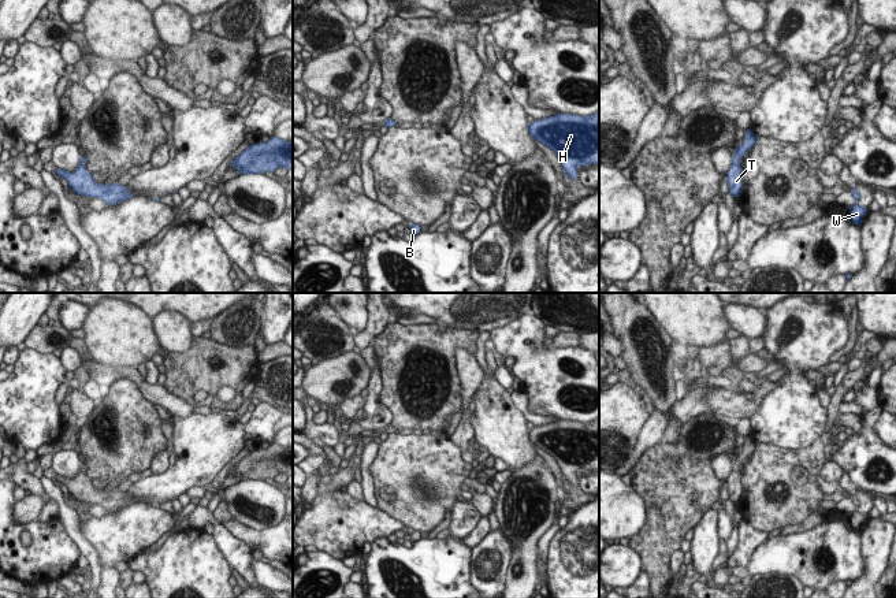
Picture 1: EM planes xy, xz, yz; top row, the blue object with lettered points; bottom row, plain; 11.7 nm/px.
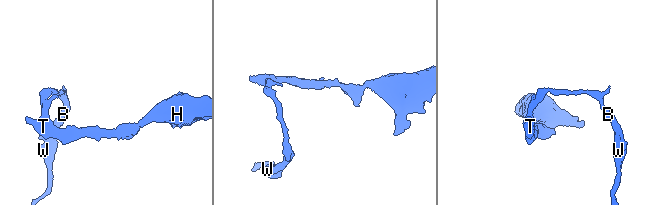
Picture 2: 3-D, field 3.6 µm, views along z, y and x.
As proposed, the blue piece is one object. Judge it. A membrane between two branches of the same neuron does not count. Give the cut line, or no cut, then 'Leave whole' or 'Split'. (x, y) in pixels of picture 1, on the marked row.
No split. Leave whole.

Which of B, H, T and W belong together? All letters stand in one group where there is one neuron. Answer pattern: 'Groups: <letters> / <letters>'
Groups: B H T W.

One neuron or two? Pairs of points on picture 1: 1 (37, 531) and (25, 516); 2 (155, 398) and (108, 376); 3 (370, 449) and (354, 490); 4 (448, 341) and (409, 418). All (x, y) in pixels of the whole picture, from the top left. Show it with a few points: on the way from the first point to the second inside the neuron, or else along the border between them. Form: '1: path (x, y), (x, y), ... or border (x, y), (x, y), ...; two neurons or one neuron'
1: border (34, 519), (26, 523), (14, 522); two neurons
2: path (144, 387), (130, 374), (119, 374); one neuron
3: border (359, 485), (364, 500); two neurons
4: path (422, 345), (404, 355), (397, 392); one neuron

